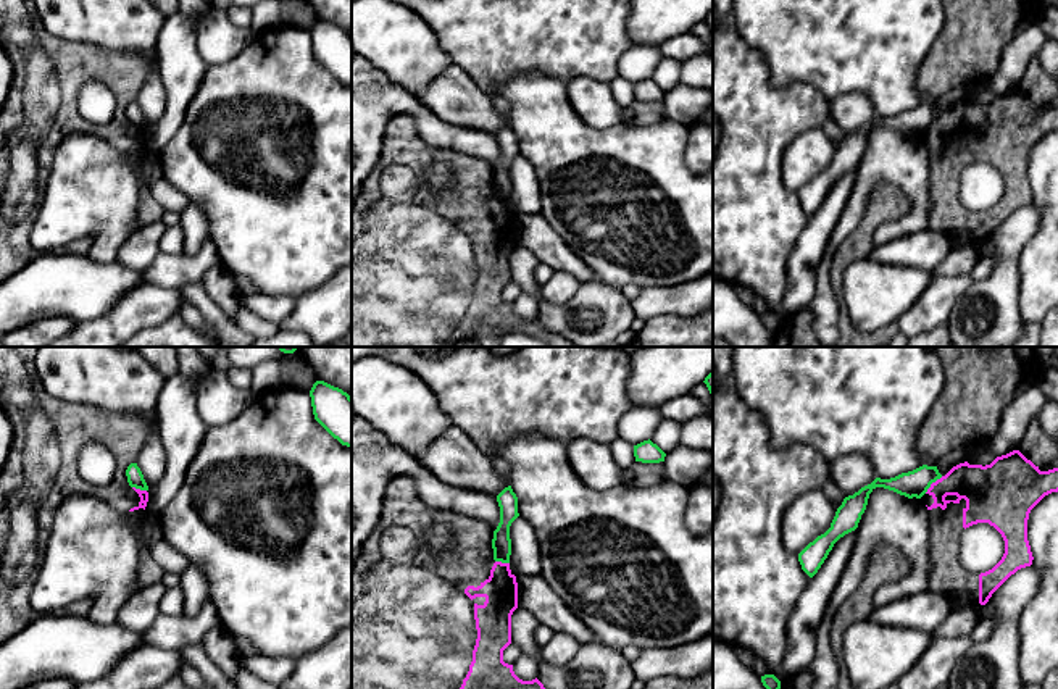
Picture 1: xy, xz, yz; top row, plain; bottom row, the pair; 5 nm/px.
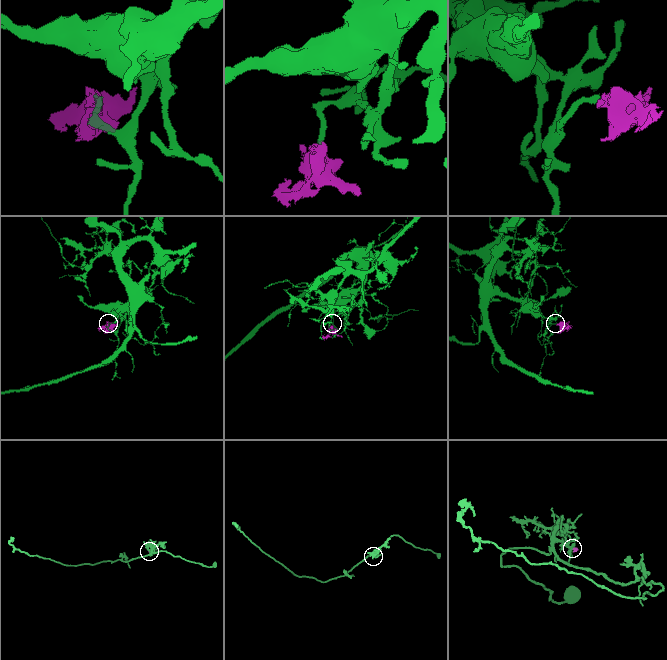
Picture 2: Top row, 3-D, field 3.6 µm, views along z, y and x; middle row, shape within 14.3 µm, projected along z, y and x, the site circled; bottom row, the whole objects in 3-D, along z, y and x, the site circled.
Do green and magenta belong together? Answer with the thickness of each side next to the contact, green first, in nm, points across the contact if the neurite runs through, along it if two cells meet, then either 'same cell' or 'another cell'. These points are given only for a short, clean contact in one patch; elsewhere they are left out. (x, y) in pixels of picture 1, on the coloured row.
130 nm thick on the green side, 200 nm on the other; border along yz (942, 476), (924, 492); another cell

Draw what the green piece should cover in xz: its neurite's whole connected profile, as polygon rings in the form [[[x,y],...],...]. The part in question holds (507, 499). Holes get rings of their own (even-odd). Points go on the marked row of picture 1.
[[[511,486],[505,487],[497,495],[497,502],[500,507],[500,523],[494,531],[494,539],[492,539],[494,560],[502,563],[510,563],[510,555],[511,555],[510,526],[519,516],[518,497],[513,492]]]

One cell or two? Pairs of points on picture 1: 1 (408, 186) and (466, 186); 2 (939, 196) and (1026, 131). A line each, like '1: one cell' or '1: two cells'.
1: one cell
2: one cell

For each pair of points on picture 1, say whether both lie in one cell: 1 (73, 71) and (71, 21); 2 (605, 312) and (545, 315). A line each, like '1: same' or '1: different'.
1: different
2: same

